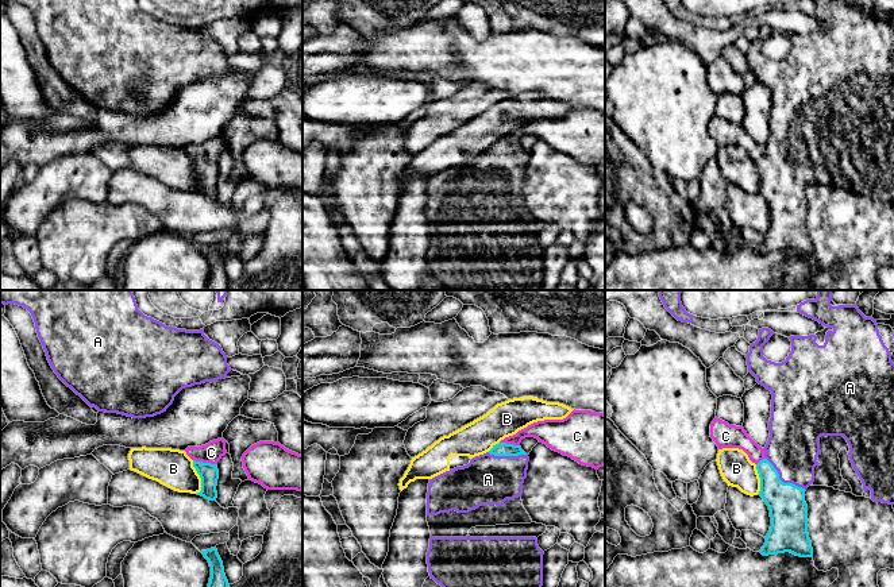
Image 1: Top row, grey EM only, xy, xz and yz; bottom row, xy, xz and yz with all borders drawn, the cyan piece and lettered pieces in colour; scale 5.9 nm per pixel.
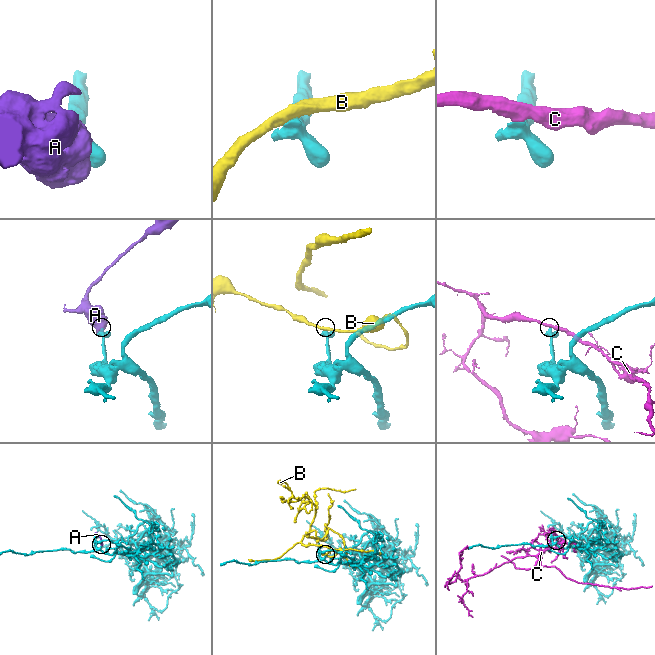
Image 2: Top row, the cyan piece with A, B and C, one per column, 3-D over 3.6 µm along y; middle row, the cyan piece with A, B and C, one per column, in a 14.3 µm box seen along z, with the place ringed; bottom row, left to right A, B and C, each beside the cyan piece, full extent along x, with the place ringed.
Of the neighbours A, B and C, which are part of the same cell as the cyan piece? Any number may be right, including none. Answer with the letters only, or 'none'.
A

